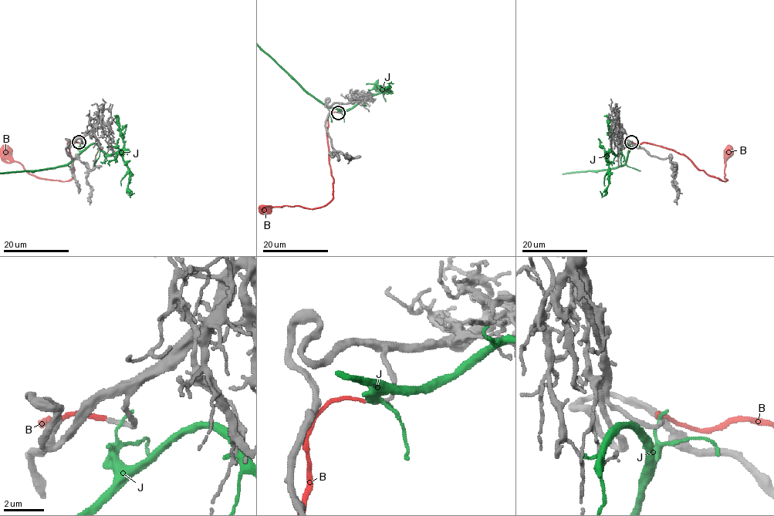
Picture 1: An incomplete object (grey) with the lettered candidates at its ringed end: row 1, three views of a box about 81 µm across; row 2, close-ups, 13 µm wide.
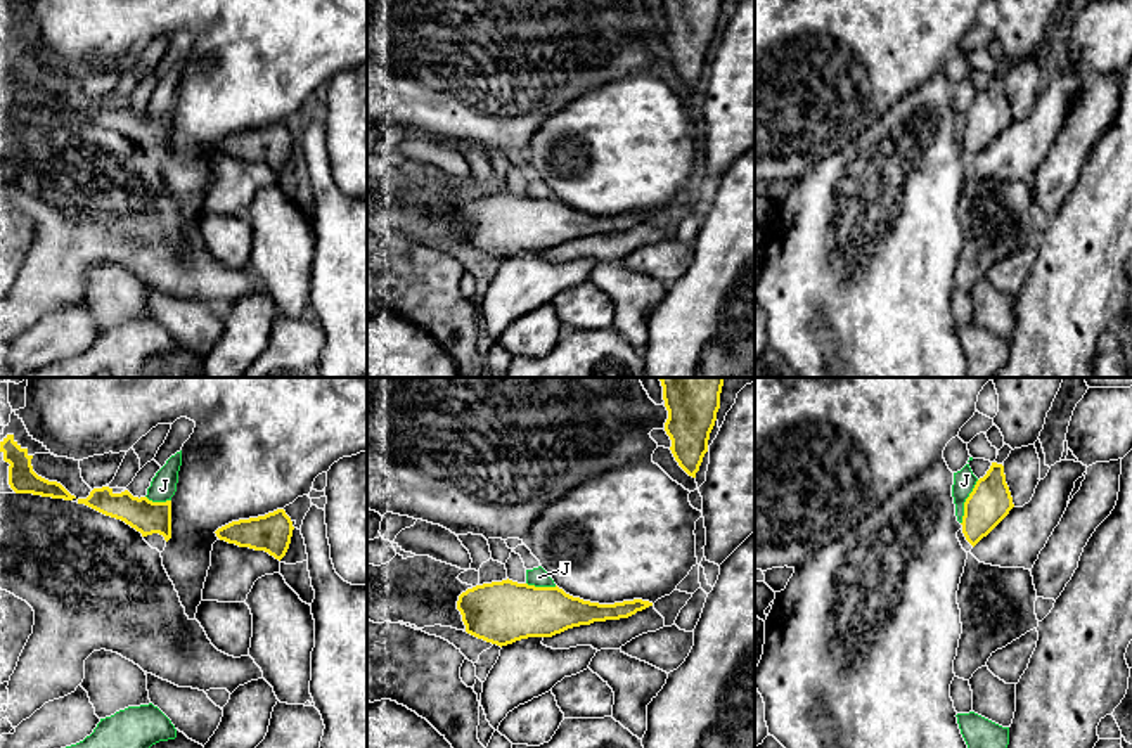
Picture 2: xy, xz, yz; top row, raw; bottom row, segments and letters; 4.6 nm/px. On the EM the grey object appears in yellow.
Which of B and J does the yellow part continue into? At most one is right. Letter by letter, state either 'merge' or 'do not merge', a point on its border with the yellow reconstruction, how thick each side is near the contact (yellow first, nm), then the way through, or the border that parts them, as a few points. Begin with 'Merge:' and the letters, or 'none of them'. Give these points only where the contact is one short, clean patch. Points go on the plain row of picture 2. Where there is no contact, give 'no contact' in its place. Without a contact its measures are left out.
Merge: B
B: merge; no contact
J: do not merge; contact yz (964, 115); calibres 200 and 100 nm

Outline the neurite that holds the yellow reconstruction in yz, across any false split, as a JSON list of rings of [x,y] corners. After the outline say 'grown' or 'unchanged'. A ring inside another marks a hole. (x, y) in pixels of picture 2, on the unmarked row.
[[[992,74],[964,114],[962,145],[974,159],[987,149],[1014,119],[1006,95],[1004,78]]]; unchanged

